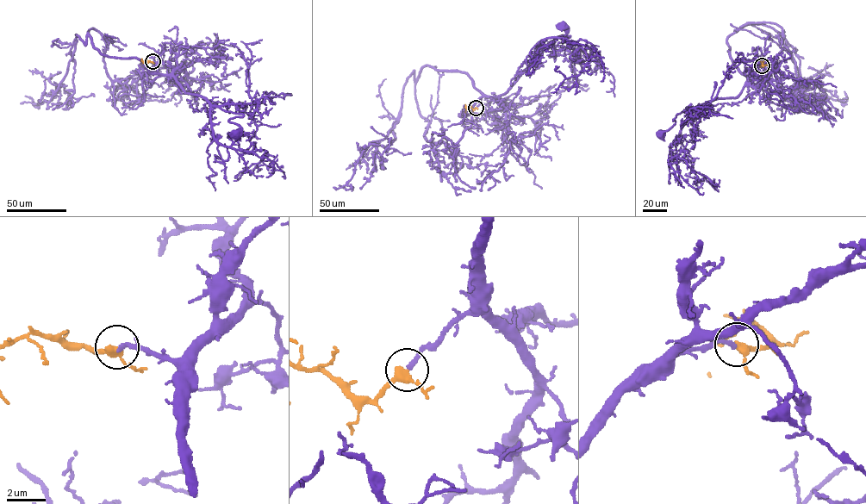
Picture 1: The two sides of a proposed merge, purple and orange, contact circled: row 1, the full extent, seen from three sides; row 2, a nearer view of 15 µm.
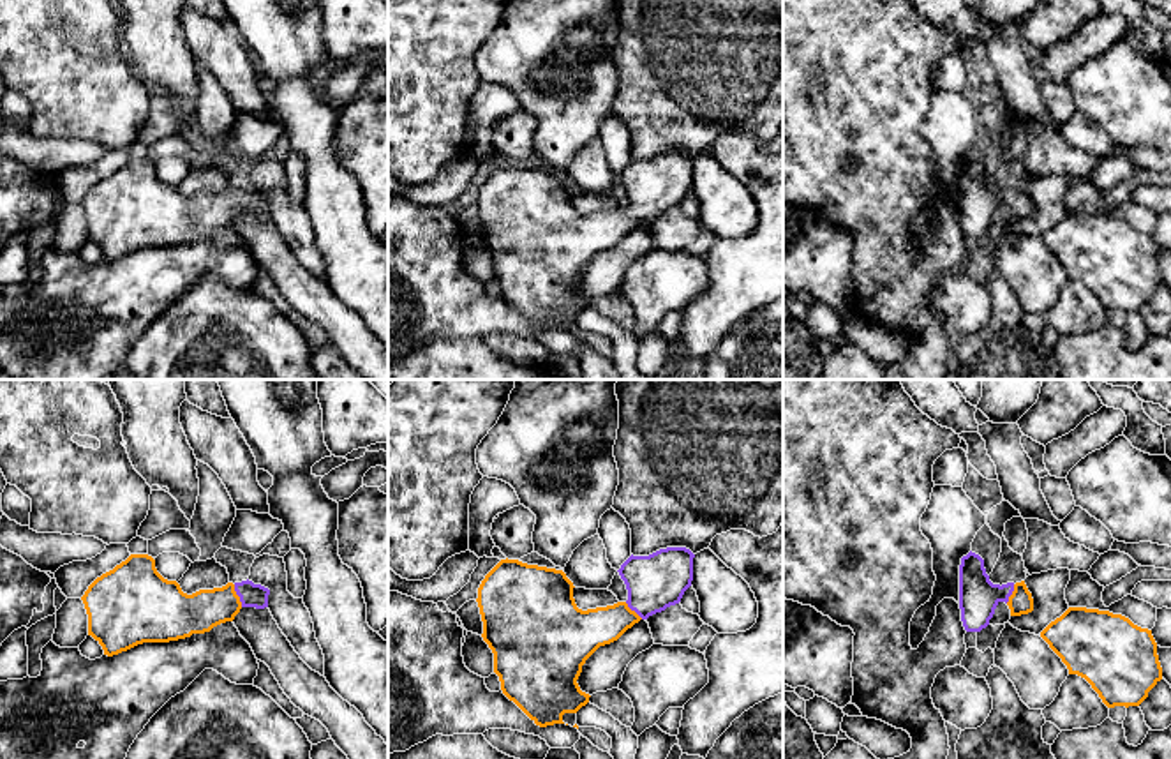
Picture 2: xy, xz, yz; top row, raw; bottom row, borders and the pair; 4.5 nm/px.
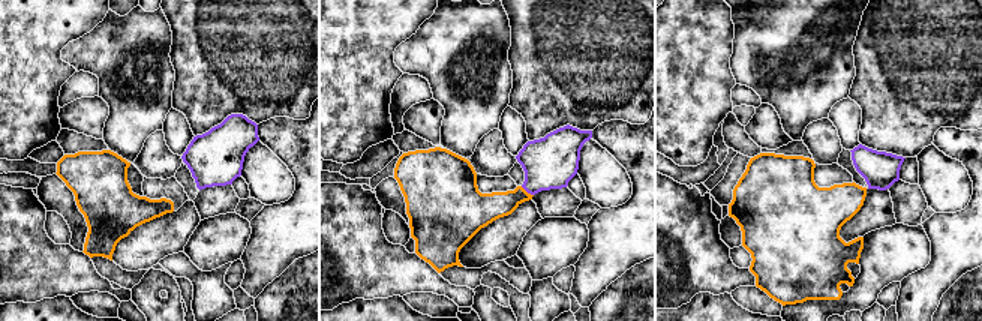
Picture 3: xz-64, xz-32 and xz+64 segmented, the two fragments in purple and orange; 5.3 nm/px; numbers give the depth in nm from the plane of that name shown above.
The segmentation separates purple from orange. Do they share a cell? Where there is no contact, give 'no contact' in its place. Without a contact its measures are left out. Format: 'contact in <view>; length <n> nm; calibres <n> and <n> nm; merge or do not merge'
contact in xy; length 110 nm; calibres 110 and 190 nm; merge

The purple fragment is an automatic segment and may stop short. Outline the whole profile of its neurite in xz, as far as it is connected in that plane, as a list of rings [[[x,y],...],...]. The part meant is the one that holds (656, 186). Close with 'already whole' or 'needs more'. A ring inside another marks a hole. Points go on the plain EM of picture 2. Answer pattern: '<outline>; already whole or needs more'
[[[667,152],[649,161],[630,161],[617,175],[628,205],[582,215],[573,203],[573,187],[563,175],[501,164],[478,192],[483,245],[494,258],[494,277],[503,298],[536,330],[564,328],[564,318],[577,318],[589,307],[577,284],[586,265],[605,249],[617,245],[640,224],[681,207],[693,185],[695,159],[686,152]]]; needs more

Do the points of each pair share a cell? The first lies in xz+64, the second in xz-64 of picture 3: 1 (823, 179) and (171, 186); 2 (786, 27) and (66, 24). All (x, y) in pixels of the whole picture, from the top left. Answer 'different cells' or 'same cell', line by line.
1: same cell
2: different cells

